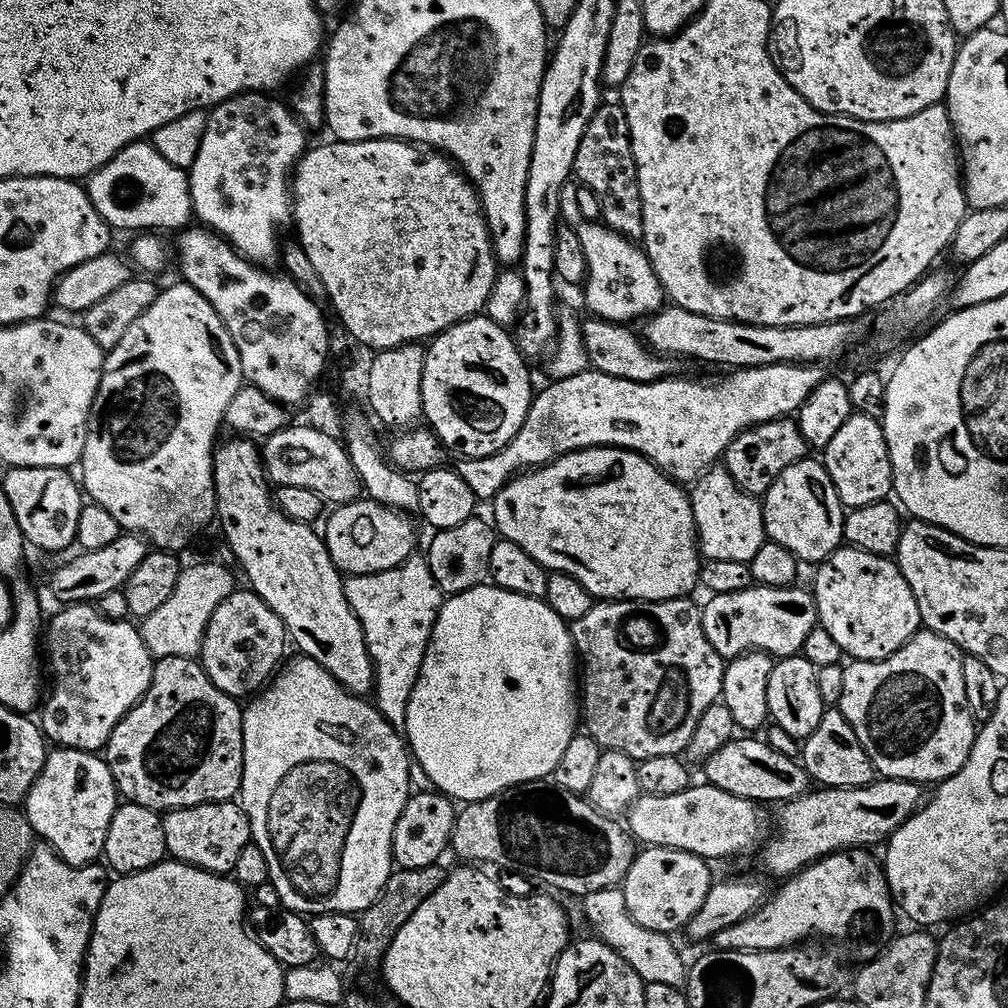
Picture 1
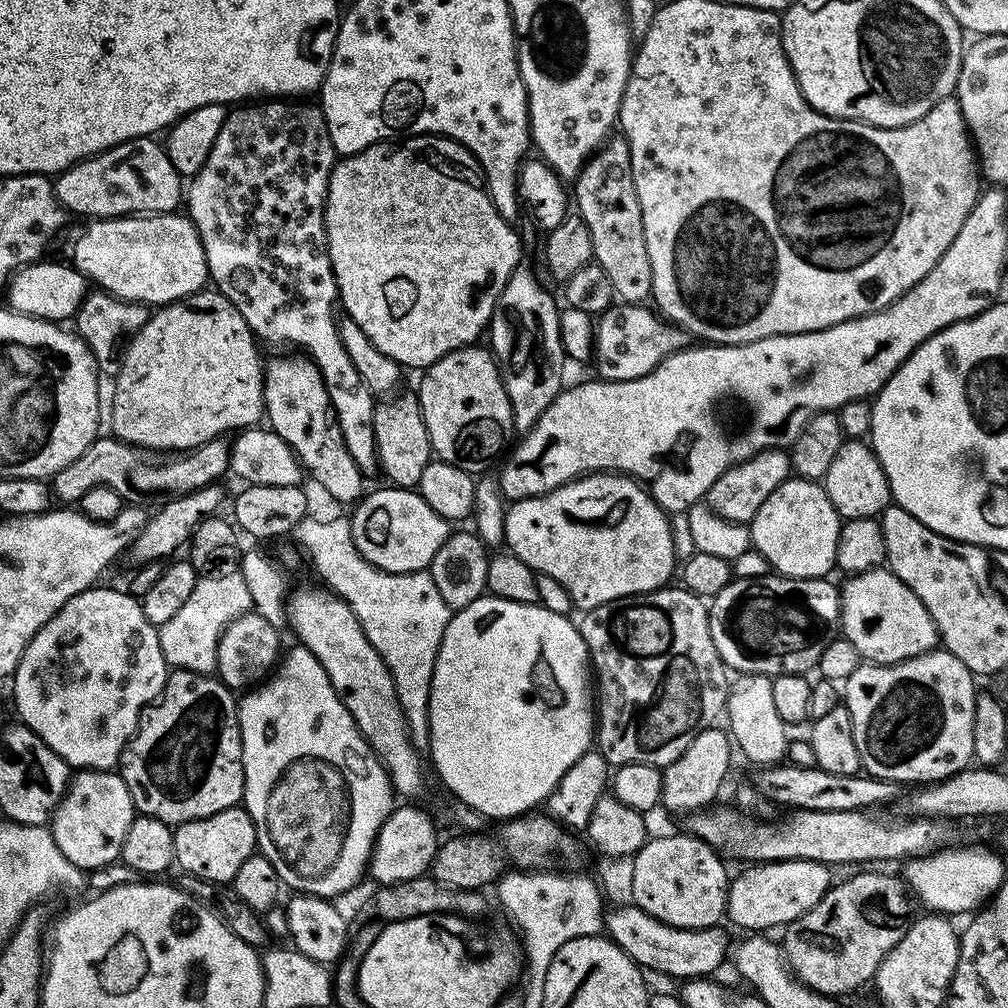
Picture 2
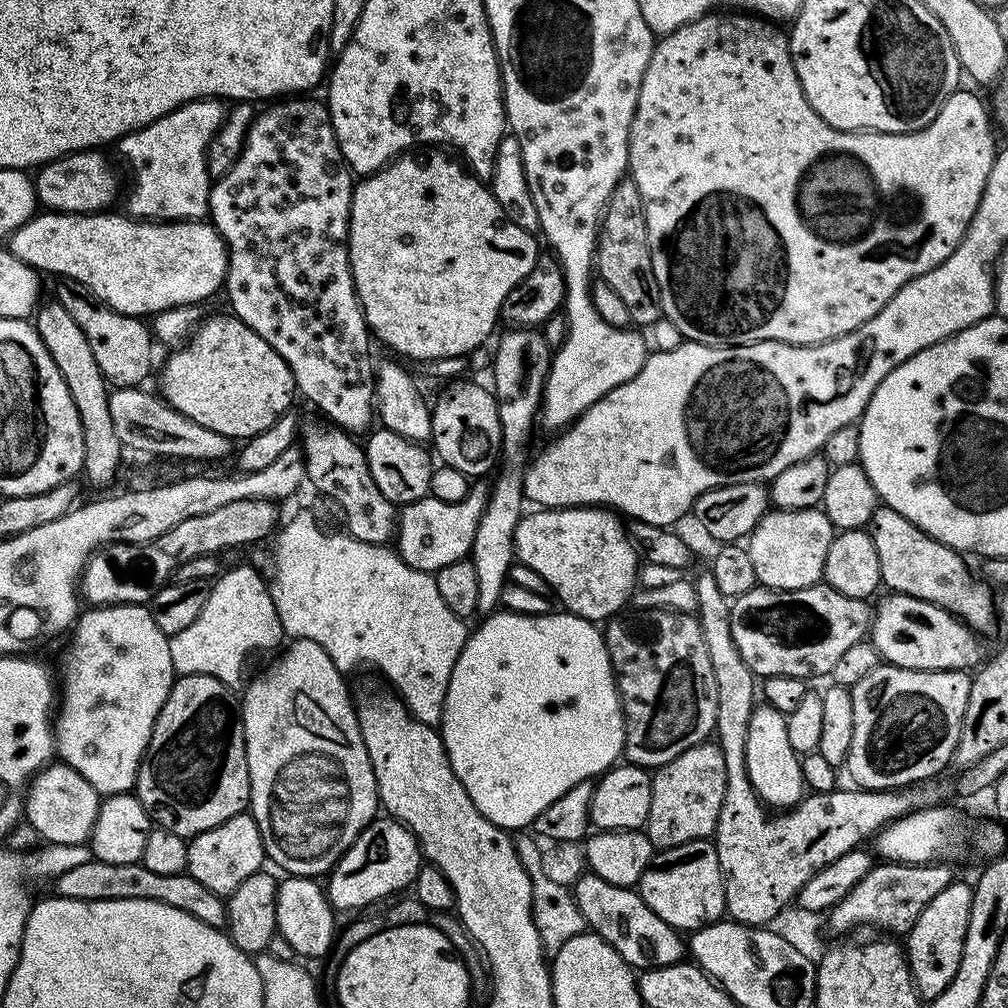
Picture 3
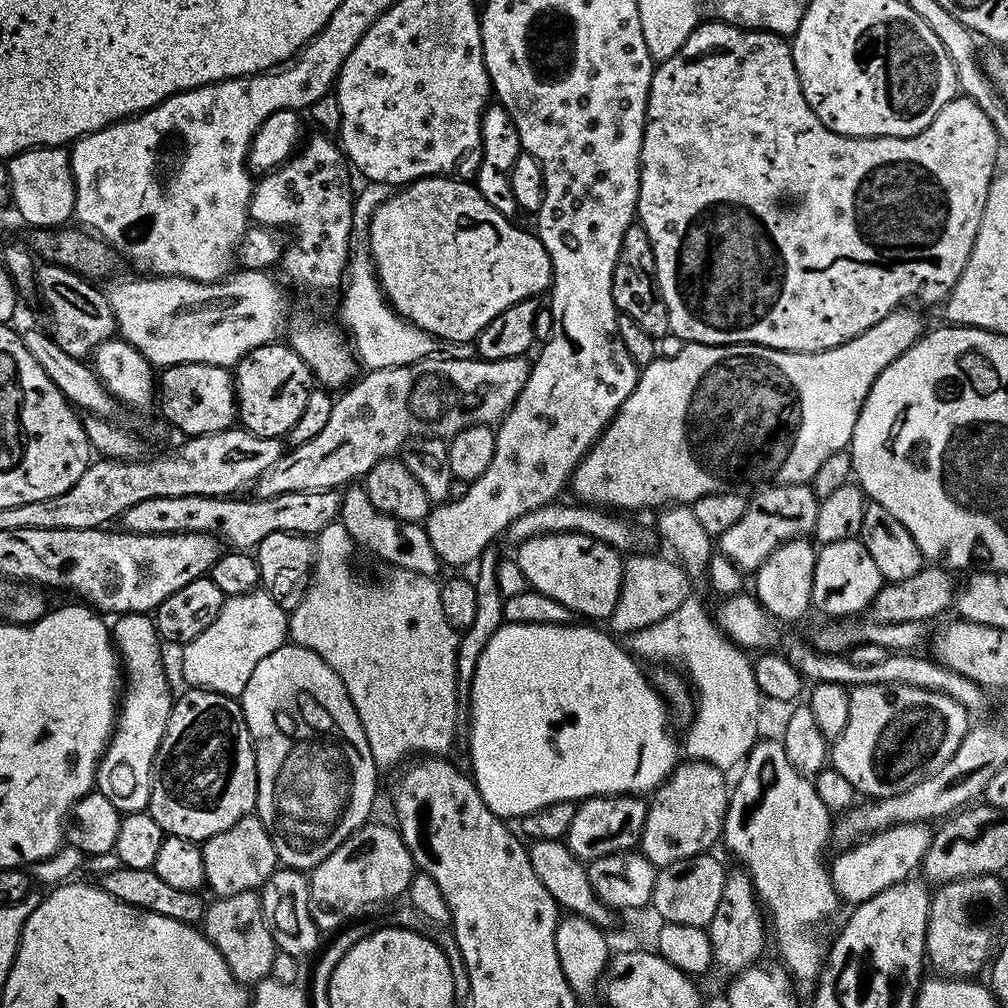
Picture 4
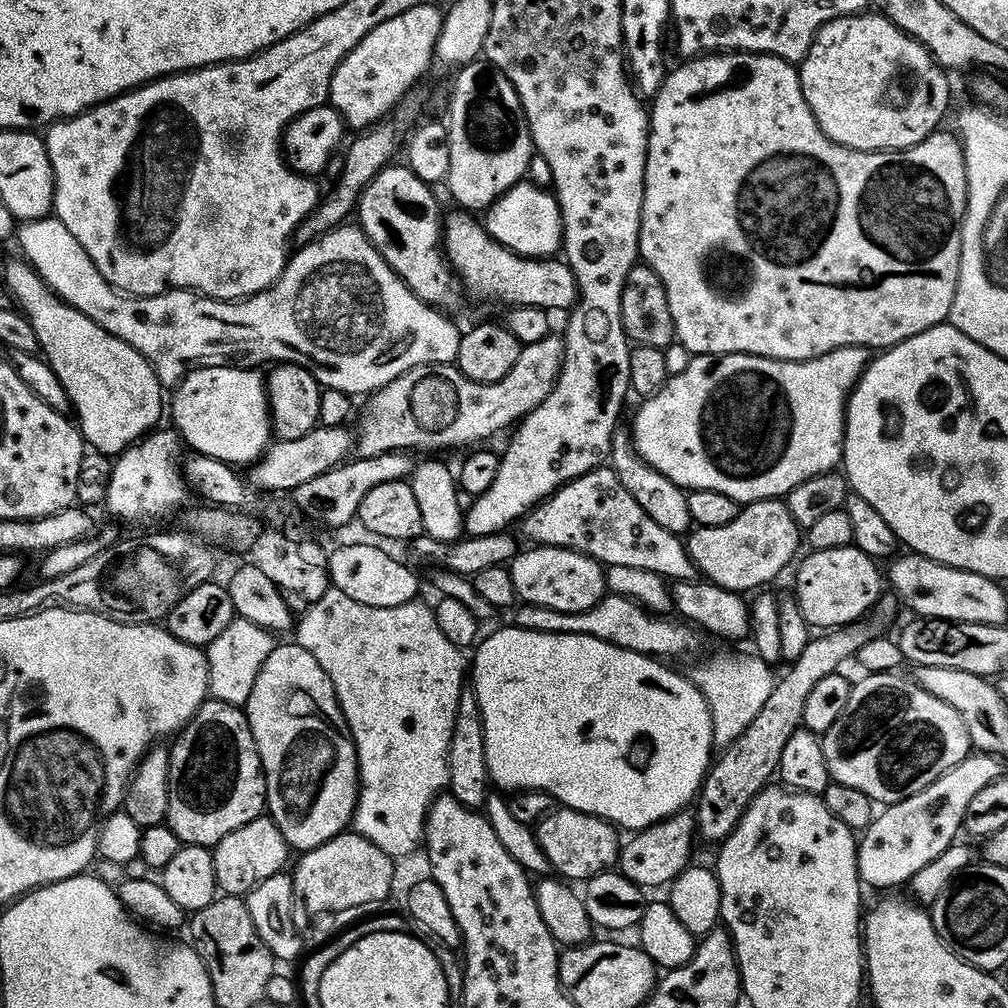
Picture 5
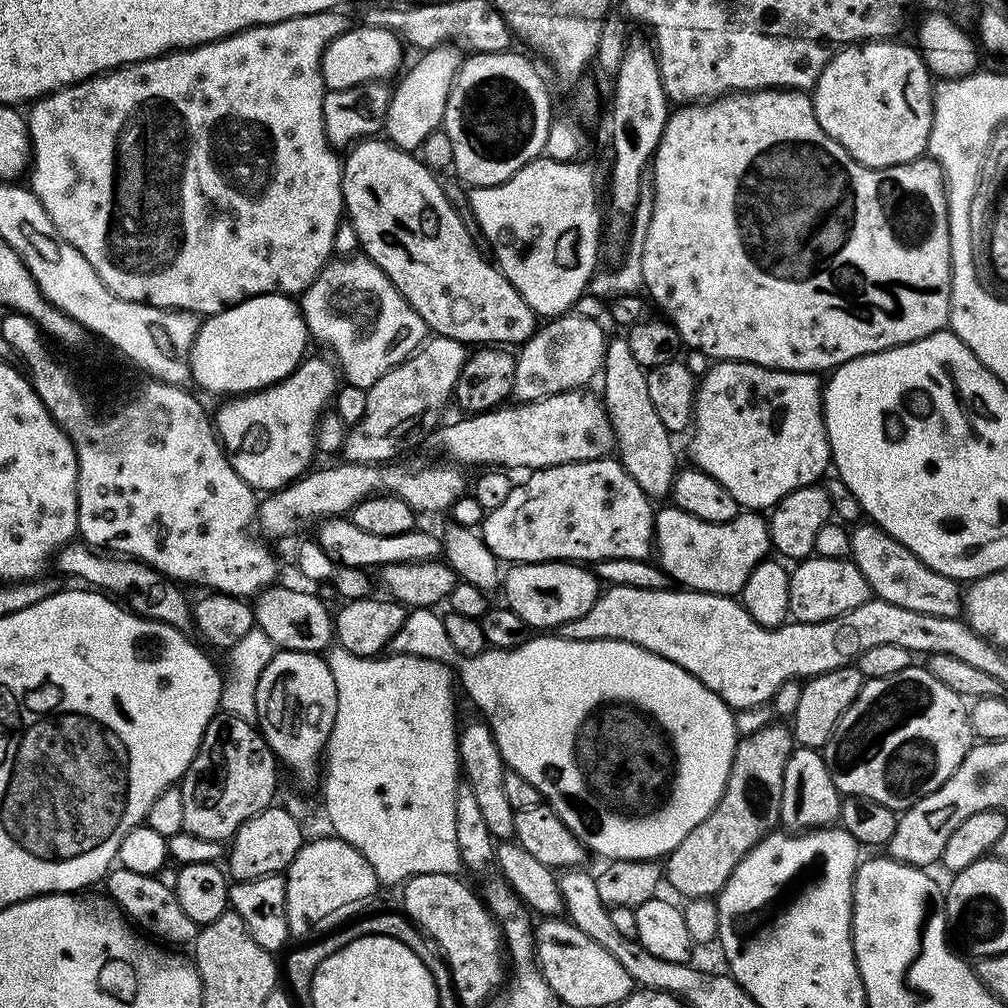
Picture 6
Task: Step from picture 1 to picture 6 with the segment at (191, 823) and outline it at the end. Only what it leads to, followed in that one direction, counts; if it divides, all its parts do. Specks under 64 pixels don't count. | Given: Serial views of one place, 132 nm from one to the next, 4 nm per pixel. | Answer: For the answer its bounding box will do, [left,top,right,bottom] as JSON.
[226,806,306,881]

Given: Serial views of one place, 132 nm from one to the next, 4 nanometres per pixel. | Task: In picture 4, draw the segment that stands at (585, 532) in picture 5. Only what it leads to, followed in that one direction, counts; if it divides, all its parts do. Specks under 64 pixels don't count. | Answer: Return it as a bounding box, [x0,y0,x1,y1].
[706,483,819,597]

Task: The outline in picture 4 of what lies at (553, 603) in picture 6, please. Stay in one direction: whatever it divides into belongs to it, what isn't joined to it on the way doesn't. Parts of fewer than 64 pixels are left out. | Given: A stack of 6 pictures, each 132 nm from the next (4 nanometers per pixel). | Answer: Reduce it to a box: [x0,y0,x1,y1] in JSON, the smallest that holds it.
[514,534,623,621]

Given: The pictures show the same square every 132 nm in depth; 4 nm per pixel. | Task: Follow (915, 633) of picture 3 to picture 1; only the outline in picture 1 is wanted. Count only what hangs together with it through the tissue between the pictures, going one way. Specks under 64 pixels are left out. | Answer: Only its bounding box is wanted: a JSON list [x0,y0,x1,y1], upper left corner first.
[810,546,921,660]

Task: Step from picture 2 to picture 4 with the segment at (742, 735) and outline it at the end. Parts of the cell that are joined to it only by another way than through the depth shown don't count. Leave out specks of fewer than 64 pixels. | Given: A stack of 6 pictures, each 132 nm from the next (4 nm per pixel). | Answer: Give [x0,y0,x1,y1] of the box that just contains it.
[722,739,838,985]

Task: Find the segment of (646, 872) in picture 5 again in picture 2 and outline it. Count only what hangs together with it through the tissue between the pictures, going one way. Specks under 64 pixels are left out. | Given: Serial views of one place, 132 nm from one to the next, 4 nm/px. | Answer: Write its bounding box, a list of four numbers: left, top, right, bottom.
[660,726,734,814]

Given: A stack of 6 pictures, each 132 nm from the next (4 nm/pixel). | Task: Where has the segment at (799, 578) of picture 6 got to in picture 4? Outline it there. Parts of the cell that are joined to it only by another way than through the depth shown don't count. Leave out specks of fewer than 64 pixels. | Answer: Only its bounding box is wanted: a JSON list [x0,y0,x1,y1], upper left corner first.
[812,539,885,618]

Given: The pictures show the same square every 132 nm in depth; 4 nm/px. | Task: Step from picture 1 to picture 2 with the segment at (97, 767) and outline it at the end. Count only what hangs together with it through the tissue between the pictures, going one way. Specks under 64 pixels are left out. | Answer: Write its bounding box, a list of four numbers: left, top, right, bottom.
[50,768,137,870]

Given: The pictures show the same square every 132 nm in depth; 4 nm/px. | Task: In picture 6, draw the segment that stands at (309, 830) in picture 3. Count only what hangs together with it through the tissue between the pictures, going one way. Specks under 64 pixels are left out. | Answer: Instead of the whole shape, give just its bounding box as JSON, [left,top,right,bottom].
[256,651,338,780]

